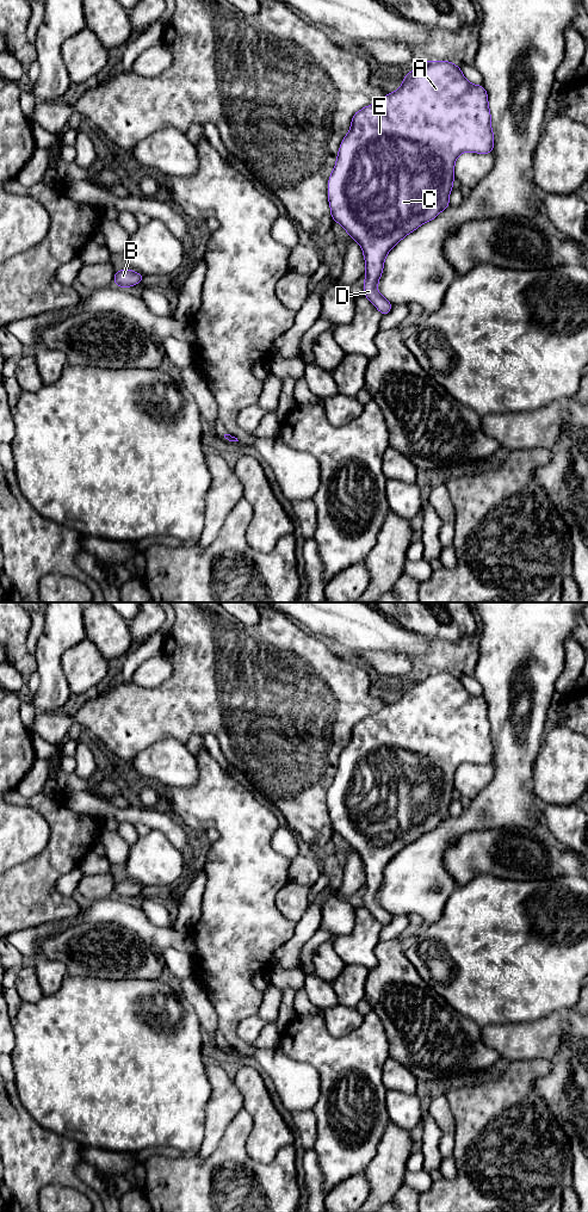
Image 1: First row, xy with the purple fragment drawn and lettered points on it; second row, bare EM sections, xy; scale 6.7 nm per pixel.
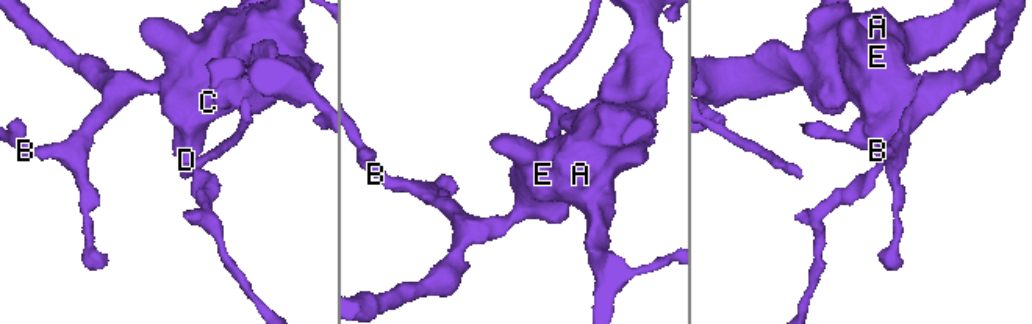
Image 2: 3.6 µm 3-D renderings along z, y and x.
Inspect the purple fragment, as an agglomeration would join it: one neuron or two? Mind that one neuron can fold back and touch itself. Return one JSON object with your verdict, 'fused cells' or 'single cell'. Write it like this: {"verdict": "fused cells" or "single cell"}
{"verdict": "single cell"}

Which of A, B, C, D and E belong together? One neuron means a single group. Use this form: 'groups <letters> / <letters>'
groups A B C D E

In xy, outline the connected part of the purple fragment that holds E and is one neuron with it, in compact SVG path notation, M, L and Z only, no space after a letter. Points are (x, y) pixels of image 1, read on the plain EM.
M448 672L419 673L415 681L404 685L397 701L353 725L351 740L340 755L335 778L328 790L328 811L333 831L341 835L363 860L366 876L364 907L383 927L392 920L392 915L377 901L385 867L404 847L451 816L448 806L453 799L454 772L459 765L493 763L490 730L485 699L470 694L459 676Z

